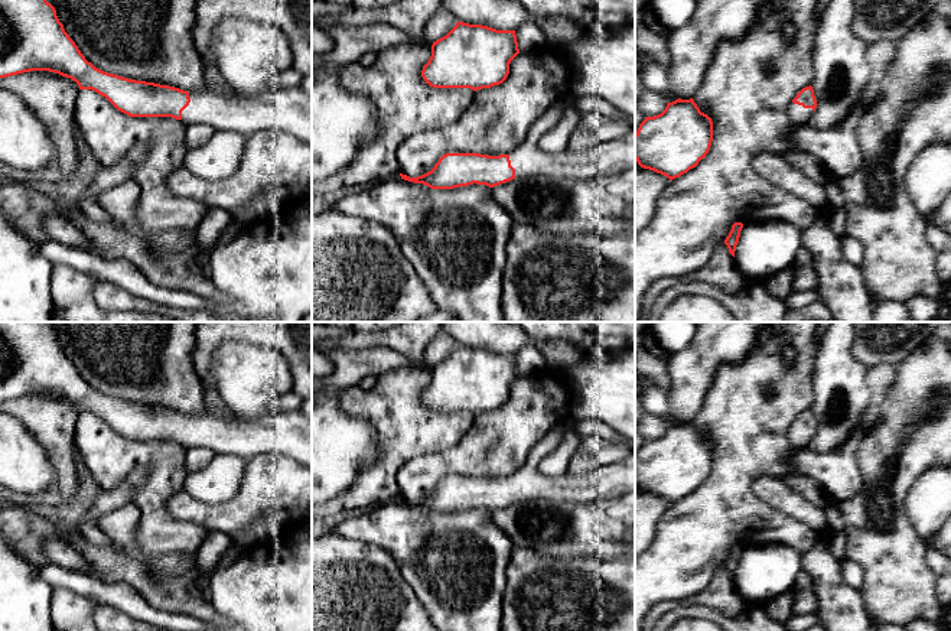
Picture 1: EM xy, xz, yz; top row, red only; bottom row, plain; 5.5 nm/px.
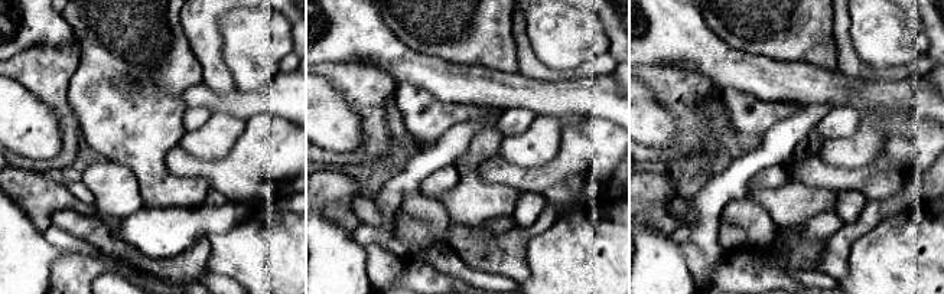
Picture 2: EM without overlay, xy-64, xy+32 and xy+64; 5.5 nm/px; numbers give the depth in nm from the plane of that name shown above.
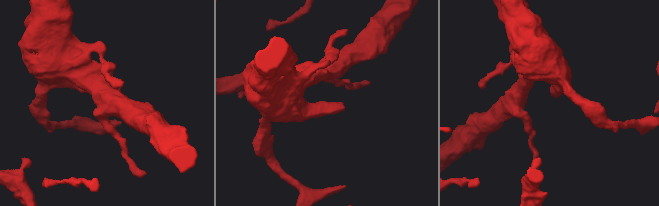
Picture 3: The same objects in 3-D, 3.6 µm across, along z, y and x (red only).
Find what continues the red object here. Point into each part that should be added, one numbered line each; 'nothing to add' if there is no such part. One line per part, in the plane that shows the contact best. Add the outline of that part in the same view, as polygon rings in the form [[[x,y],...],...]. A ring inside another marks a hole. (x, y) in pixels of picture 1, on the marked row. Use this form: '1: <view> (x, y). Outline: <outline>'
1: xy (289, 110). Outline: [[[300,87],[273,88],[254,97],[221,94],[205,88],[201,92],[189,92],[189,98],[189,105],[182,111],[182,121],[186,126],[208,123],[216,131],[238,131],[245,137],[263,130],[284,131],[312,146],[312,97]]]

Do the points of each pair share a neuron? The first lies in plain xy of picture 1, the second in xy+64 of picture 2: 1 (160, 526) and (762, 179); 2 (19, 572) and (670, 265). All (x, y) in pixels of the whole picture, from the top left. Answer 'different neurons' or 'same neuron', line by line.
1: different neurons
2: same neuron

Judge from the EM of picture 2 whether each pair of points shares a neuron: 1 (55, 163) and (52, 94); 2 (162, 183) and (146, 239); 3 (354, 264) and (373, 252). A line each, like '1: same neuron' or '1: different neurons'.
1: same neuron
2: different neurons
3: different neurons

